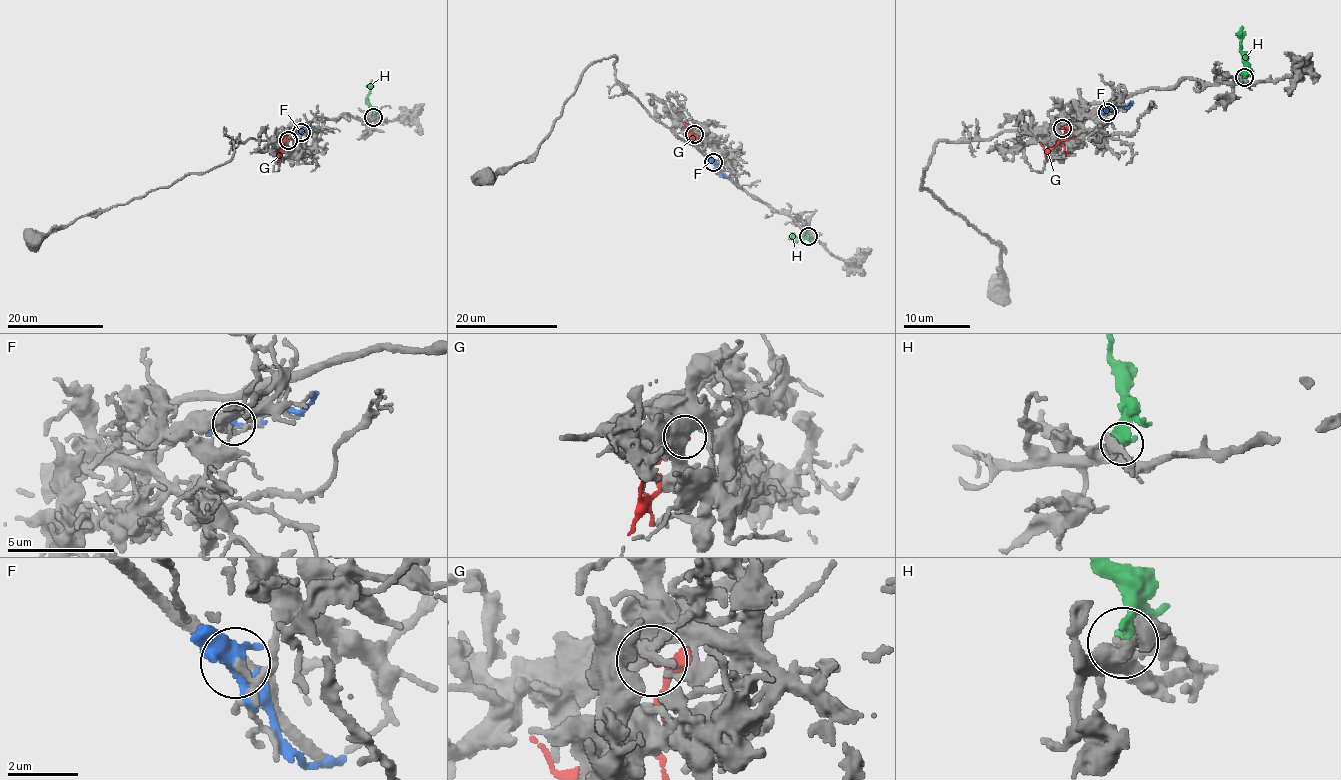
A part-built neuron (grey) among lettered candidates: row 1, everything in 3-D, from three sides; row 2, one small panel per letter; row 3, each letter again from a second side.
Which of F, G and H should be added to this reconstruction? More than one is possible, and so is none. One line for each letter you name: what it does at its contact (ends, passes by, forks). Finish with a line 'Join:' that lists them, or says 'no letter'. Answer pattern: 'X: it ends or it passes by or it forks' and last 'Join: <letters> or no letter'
H: it ends
Join: H

